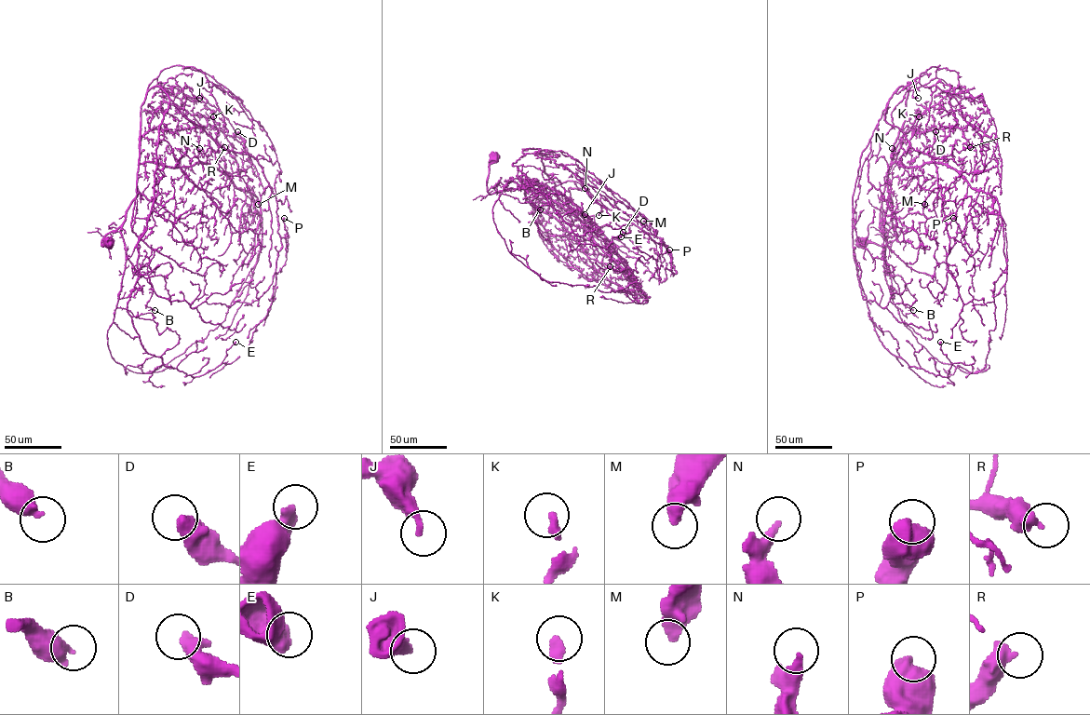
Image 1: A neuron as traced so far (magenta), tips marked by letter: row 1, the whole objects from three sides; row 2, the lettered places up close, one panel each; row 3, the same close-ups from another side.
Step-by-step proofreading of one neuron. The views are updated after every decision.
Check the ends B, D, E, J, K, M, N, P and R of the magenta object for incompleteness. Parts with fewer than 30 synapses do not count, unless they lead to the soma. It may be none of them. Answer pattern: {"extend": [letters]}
{"extend": ["K"]}

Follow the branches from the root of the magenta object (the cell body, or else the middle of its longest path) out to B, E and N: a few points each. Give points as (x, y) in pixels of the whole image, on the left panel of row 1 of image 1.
B: (107, 243), (101, 246), (101, 240), (121, 227), (127, 259), (152, 286), (146, 305), (154, 310)
E: (107, 243), (137, 195), (141, 105), (158, 86), (168, 107), (127, 312), (147, 353), (193, 377), (235, 342)
N: (107, 243), (138, 193), (141, 105), (151, 88), (160, 87), (219, 146), (199, 148)

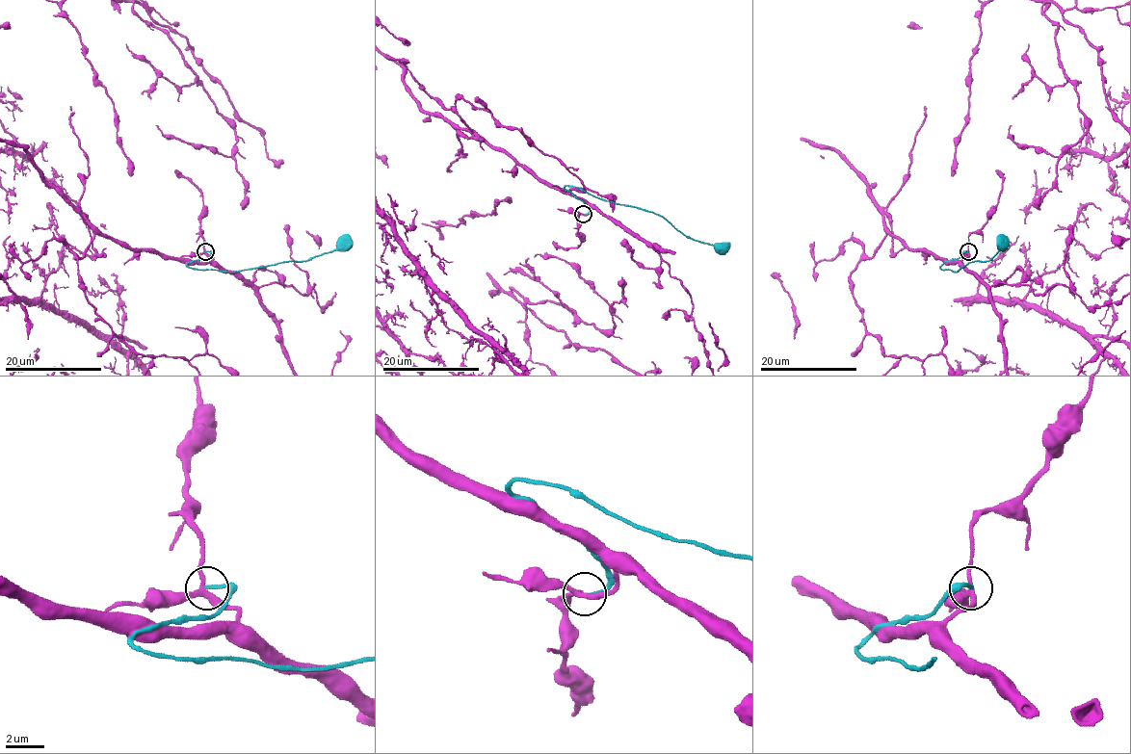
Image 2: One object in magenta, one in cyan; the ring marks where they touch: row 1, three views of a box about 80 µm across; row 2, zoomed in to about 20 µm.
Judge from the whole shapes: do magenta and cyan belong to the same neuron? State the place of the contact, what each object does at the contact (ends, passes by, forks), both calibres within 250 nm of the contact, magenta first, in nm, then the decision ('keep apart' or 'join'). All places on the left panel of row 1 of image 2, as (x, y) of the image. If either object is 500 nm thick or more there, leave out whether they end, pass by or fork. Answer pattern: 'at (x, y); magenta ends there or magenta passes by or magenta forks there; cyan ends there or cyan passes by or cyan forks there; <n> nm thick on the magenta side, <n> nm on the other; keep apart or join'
at (205, 251); magenta forks there; cyan ends there; 260 nm thick on the magenta side, 170 nm on the other; keep apart

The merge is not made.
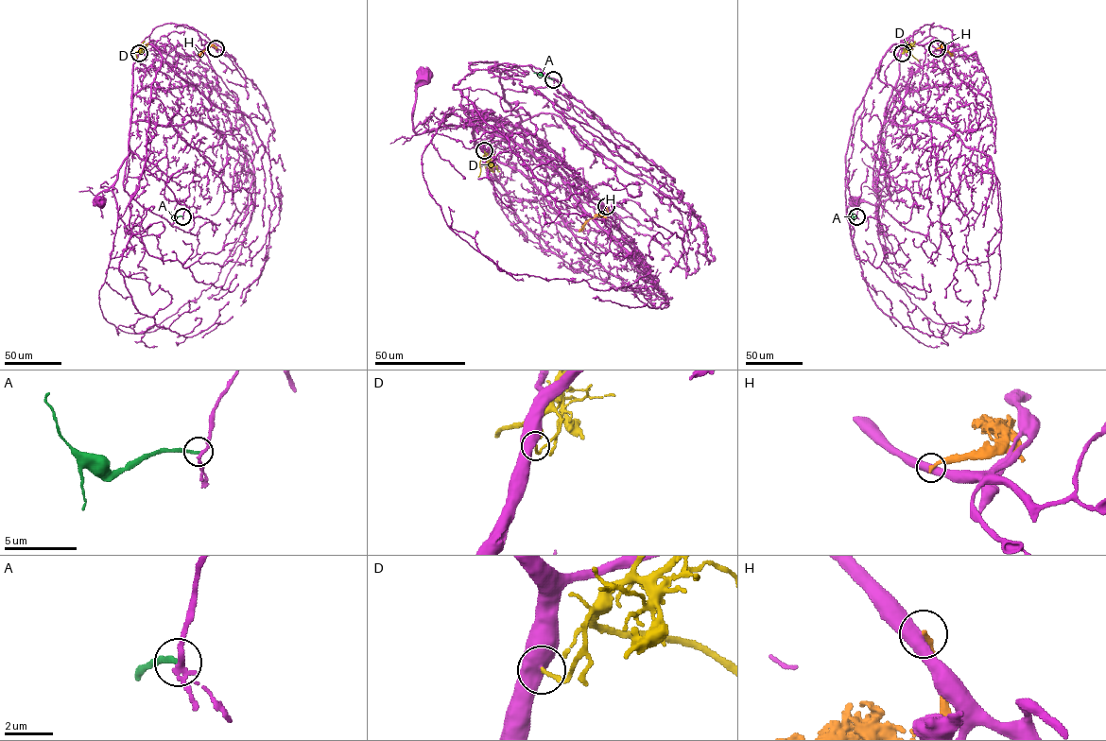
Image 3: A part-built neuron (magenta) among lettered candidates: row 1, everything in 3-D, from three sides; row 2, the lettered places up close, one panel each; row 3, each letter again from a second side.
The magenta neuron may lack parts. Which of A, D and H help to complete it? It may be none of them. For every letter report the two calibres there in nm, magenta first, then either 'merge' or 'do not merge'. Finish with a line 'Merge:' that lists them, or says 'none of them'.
A: 190/220 nm | merge
D: 800/170 nm | do not merge
H: 480/280 nm | do not merge
Merge: A

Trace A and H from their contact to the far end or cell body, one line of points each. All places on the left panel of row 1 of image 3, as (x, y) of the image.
A: (182, 216), (174, 217), (170, 211)
H: (216, 48), (211, 45), (198, 55)

